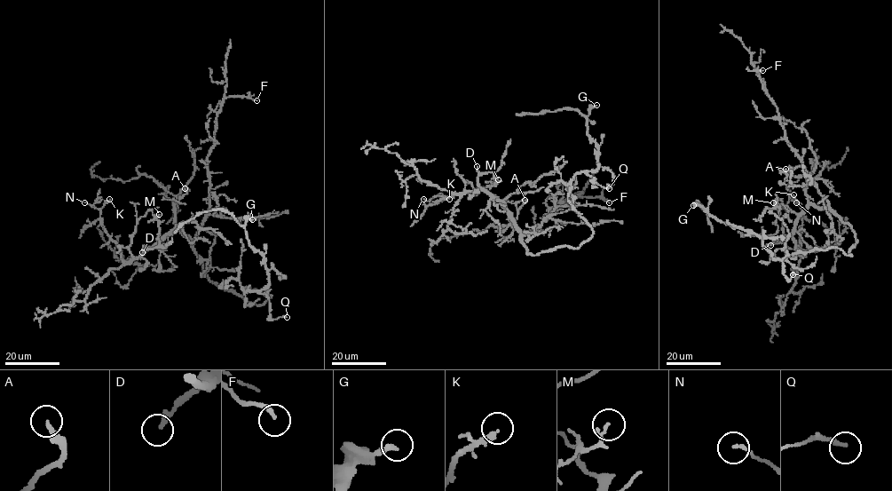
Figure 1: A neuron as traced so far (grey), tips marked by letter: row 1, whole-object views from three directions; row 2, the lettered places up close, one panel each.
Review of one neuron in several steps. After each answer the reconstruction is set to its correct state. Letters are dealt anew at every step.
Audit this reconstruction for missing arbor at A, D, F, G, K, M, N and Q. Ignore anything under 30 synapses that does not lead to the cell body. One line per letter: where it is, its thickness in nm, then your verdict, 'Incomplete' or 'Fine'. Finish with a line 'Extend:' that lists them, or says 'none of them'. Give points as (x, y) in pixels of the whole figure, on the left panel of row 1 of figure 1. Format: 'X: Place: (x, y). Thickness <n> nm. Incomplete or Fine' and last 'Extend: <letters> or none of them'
A: Place: (185, 188). Thickness 300 nm. Incomplete
D: Place: (142, 252). Thickness 240 nm. Incomplete
F: Place: (256, 100). Thickness 220 nm. Fine
G: Place: (252, 219). Thickness 240 nm. Fine
K: Place: (109, 199). Thickness 240 nm. Fine
M: Place: (159, 214). Thickness 110 nm. Fine
N: Place: (84, 202). Thickness 130 nm. Fine
Q: Place: (287, 317). Thickness 190 nm. Fine
Extend: A, D

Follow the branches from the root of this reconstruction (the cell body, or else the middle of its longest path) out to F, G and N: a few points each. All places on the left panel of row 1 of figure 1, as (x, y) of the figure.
F: (239, 295), (209, 279), (193, 241), (209, 209), (208, 156), (220, 104), (228, 97), (256, 100)
G: (239, 295), (256, 305), (272, 296), (241, 289), (269, 283), (247, 235), (252, 219)
N: (239, 295), (209, 279), (192, 241), (177, 227), (125, 262), (102, 225), (100, 209), (84, 202)

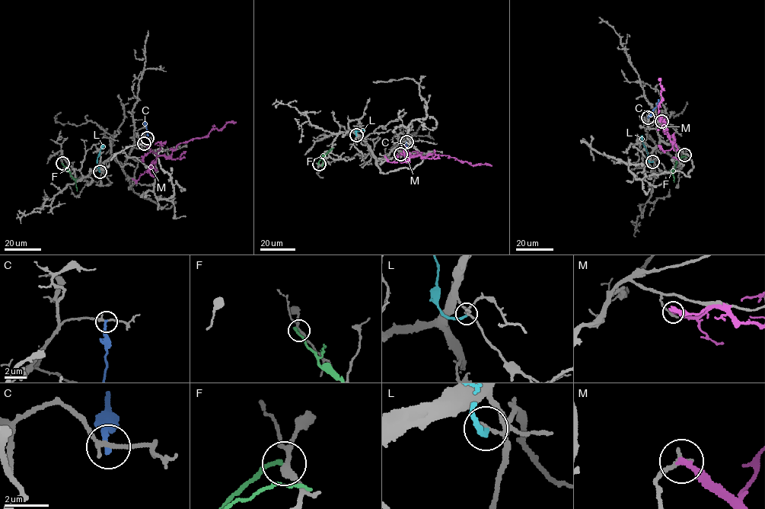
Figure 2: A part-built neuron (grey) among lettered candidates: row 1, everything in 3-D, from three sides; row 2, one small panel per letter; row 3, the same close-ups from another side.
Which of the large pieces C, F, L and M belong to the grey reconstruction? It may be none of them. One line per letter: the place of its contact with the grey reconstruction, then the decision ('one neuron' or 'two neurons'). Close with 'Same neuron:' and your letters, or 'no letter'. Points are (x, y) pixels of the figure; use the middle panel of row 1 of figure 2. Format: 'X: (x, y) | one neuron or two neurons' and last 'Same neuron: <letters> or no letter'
C: (406, 142) | two neurons
F: (319, 164) | two neurons
L: (356, 135) | two neurons
M: (400, 154) | two neurons
Same neuron: no letter

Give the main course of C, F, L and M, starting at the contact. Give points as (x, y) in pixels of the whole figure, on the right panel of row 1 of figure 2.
C: (648, 116), (658, 100)
F: (683, 155), (677, 160), (672, 171), (674, 182)
L: (652, 161), (648, 160), (642, 136)
M: (661, 121), (661, 127), (666, 129), (658, 114), (664, 89), (661, 78)

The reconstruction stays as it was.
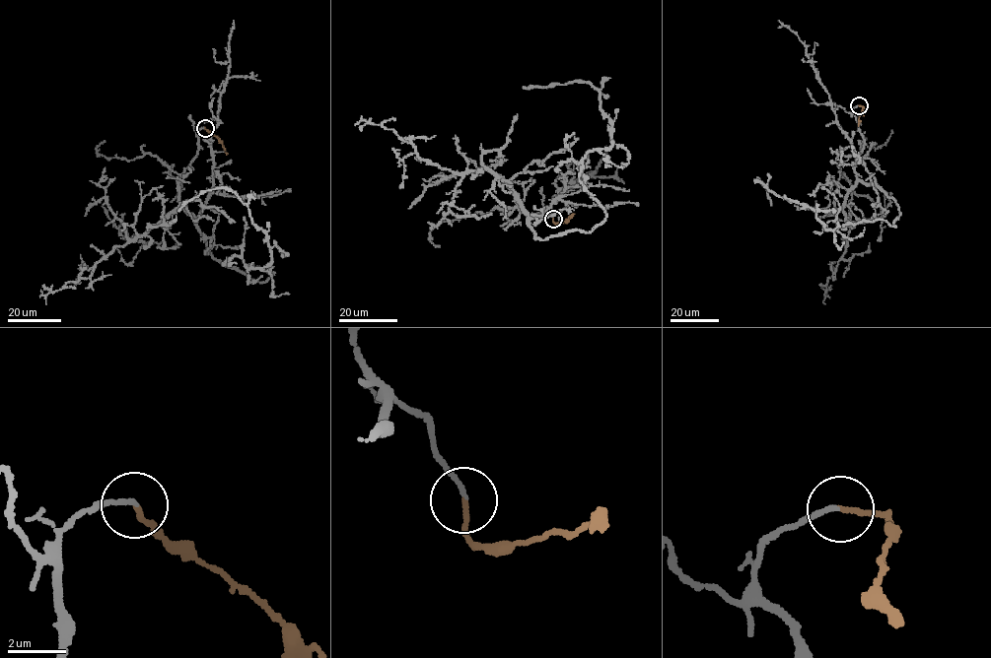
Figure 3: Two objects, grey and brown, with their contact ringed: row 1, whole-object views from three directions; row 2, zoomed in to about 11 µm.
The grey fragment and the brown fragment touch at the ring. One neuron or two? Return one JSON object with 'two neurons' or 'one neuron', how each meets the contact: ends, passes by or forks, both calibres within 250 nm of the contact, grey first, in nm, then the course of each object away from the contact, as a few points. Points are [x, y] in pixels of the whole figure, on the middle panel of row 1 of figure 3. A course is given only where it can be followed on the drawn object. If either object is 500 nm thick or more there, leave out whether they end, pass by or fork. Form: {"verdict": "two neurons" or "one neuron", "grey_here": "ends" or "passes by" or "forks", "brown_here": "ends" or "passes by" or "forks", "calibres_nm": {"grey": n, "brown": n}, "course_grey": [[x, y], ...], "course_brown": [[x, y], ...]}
{"verdict": "one neuron", "grey_here": "ends", "brown_here": "ends", "calibres_nm": {"grey": 140, "brown": 160}, "course_grey": [[553, 218], [516, 194], [542, 239], [605, 217], [580, 164], [611, 146], [611, 122], [588, 82], [523, 87]], "course_brown": [[553, 218], [554, 223], [568, 221], [573, 213]]}

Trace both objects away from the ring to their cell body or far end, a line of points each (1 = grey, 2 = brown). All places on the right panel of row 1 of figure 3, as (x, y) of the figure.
1: (858, 105), (856, 177), (892, 198), (895, 226), (828, 230), (757, 178), (770, 206)
2: (858, 105), (863, 106), (858, 125)

